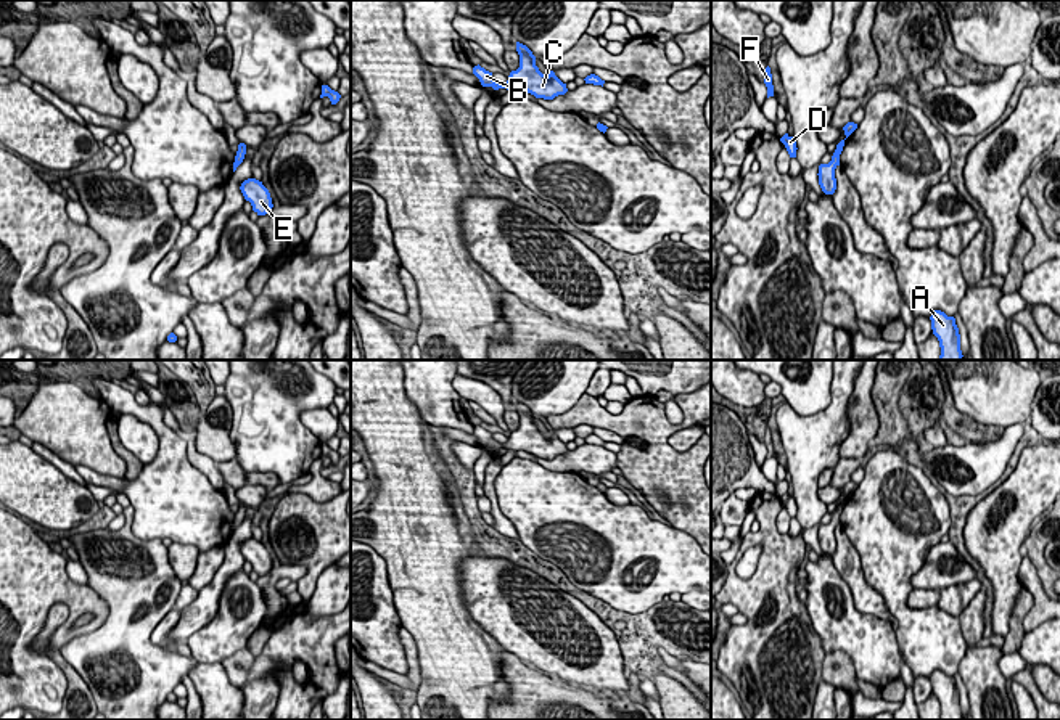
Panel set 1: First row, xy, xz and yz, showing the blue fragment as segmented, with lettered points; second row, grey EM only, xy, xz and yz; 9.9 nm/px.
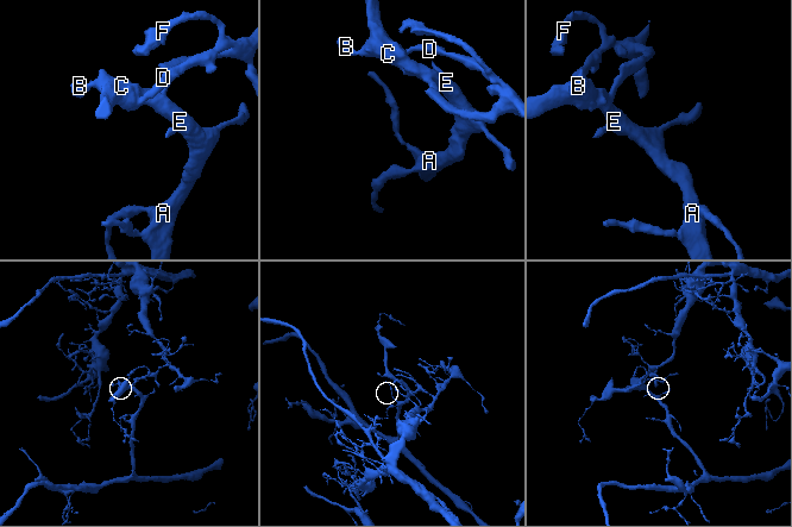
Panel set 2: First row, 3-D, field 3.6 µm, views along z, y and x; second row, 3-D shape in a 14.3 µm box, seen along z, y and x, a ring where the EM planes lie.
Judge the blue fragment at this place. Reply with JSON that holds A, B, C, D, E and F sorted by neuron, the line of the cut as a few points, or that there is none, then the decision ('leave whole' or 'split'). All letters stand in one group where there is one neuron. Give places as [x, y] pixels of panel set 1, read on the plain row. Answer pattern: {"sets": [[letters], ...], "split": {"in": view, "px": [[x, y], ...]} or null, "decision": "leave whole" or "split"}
{"sets": [["A", "B", "C", "E"], ["D", "F"]], "split": {"in": "yz", "px": [[835, 511], [838, 516]]}, "decision": "split"}

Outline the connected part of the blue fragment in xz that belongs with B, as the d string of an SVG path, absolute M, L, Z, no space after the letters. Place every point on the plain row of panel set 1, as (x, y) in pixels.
M516 402L516 411L520 415L520 428L510 432L505 444L495 442L492 432L486 431L479 424L473 428L473 434L479 439L483 447L492 447L494 450L523 450L544 460L553 460L555 456L568 452L566 444L563 444L553 431L550 431L548 436L539 431L536 426L536 416L526 405Z

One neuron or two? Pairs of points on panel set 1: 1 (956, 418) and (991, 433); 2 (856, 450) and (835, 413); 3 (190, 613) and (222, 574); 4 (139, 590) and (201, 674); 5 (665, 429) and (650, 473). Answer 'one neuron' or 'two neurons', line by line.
1: one neuron
2: two neurons
3: one neuron
4: two neurons
5: one neuron

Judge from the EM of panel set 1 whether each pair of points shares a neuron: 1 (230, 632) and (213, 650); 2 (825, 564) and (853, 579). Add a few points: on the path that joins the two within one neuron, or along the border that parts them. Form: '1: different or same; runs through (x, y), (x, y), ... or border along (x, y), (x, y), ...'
1: same; runs through (225, 637), (217, 645)
2: different; border along (830, 555), (832, 564), (846, 584), (853, 603)

